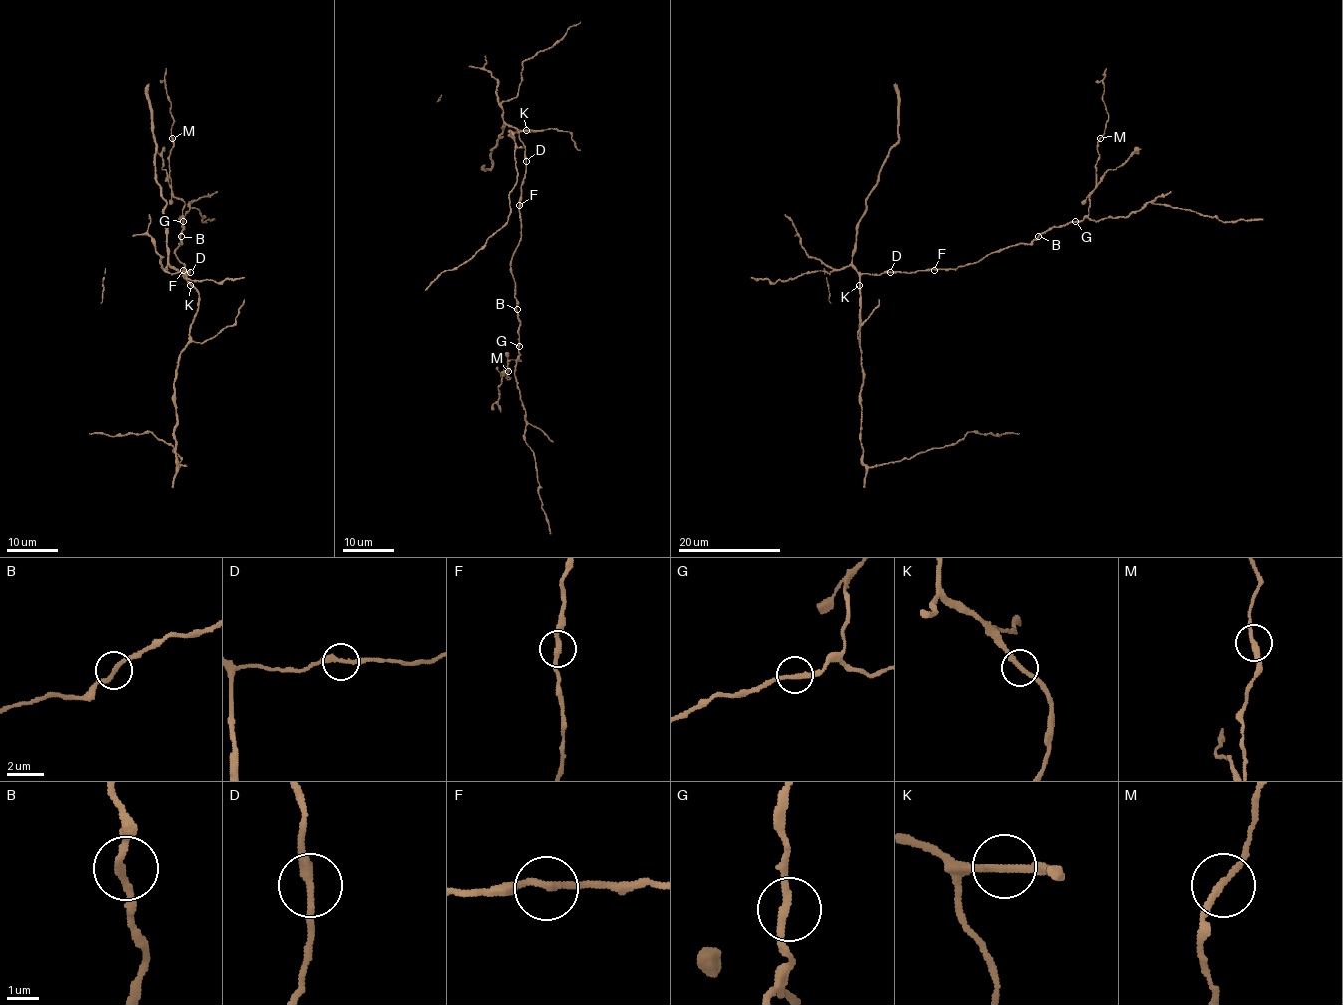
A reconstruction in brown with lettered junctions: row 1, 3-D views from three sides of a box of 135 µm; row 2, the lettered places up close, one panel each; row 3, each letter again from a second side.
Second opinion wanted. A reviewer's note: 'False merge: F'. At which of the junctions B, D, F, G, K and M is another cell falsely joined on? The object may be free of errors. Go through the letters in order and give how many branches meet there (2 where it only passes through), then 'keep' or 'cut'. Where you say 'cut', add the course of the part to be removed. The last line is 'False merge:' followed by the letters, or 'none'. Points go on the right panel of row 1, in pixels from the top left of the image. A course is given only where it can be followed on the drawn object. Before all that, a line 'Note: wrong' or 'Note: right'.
Note: wrong
B: 2 | keep
D: 2 | keep
F: 2 | keep
G: 2 | keep
K: 2 | keep
M: 2 | keep
False merge: none

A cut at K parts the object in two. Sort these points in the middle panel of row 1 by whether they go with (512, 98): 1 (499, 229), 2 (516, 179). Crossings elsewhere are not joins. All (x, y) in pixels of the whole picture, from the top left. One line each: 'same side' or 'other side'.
1: other side
2: other side

